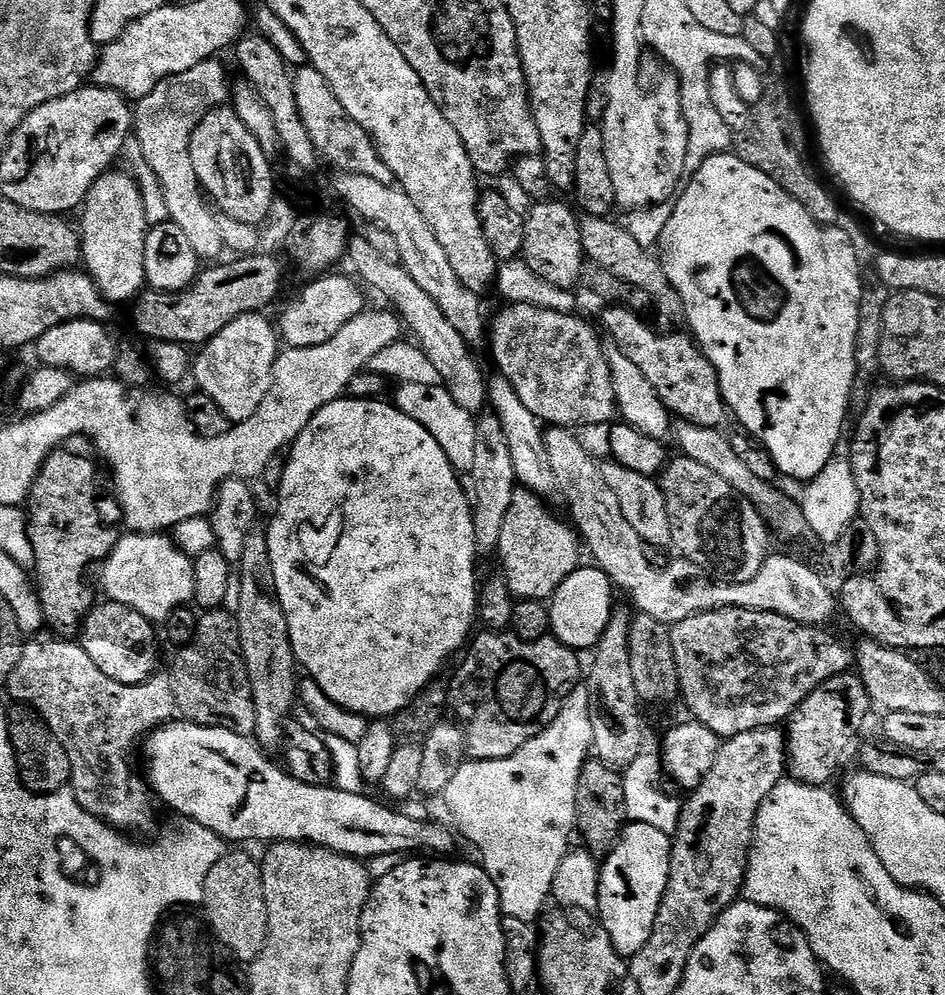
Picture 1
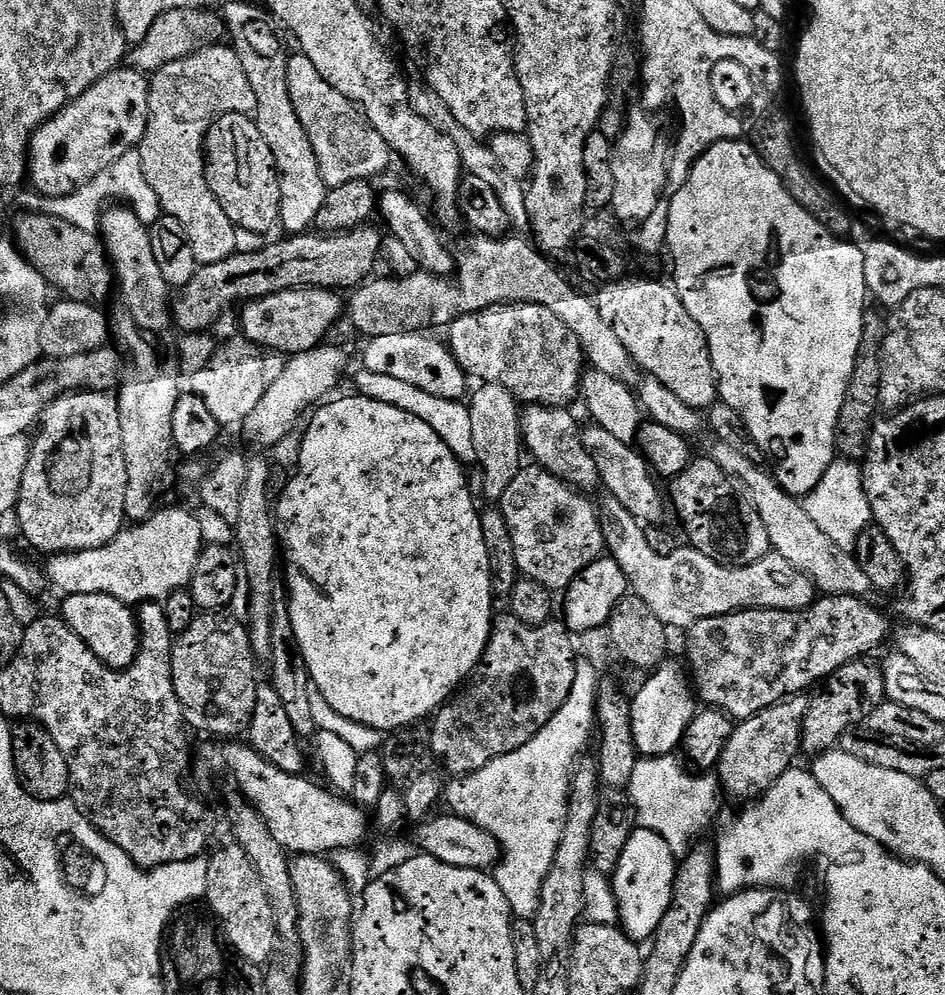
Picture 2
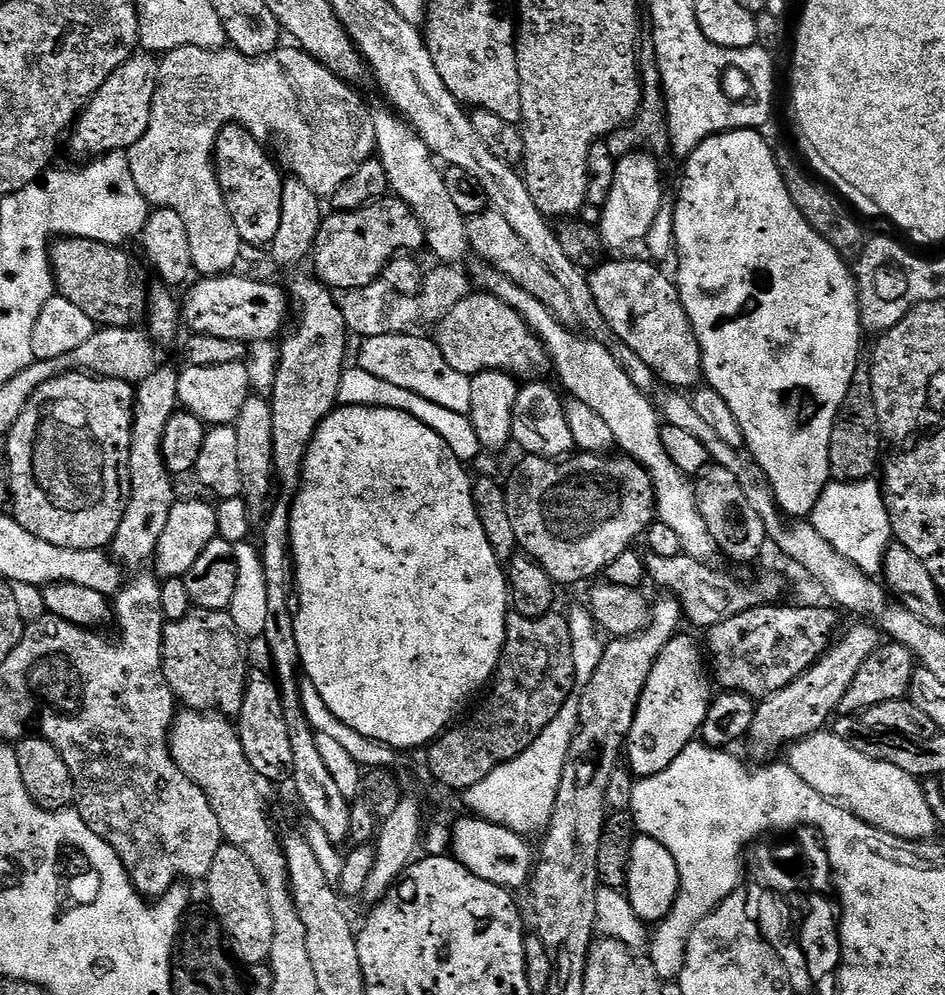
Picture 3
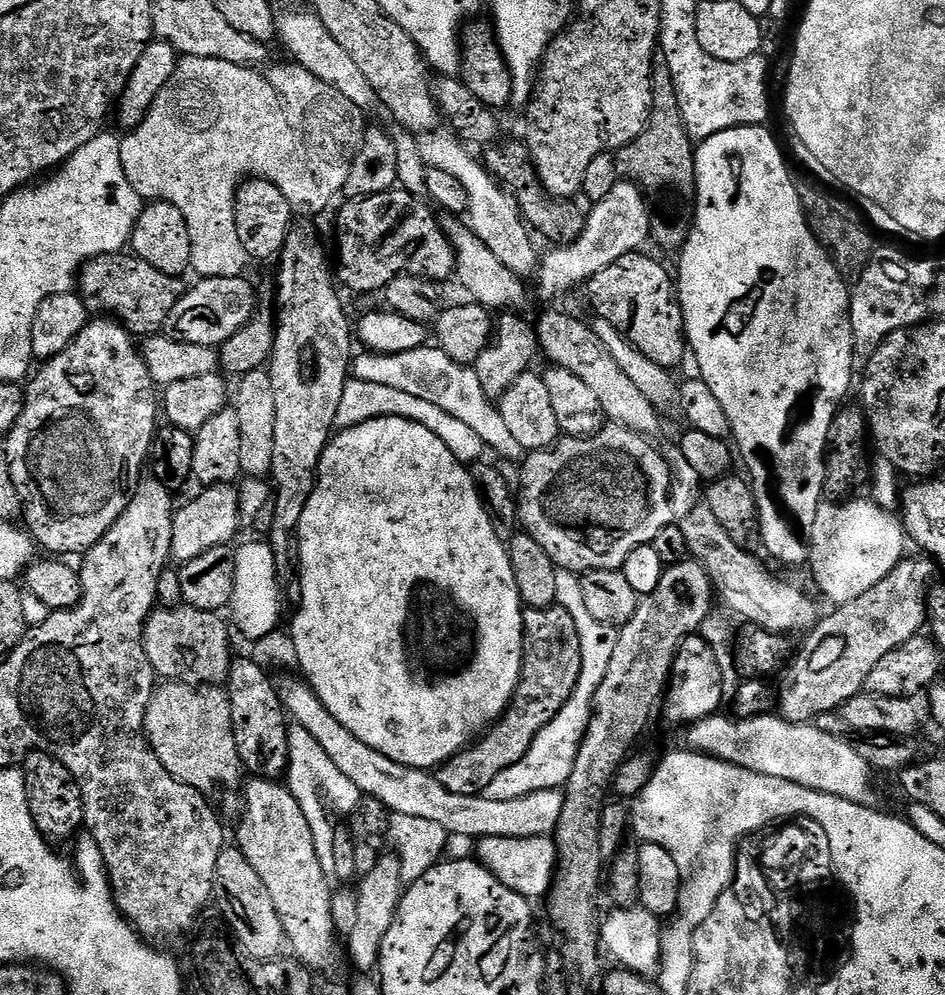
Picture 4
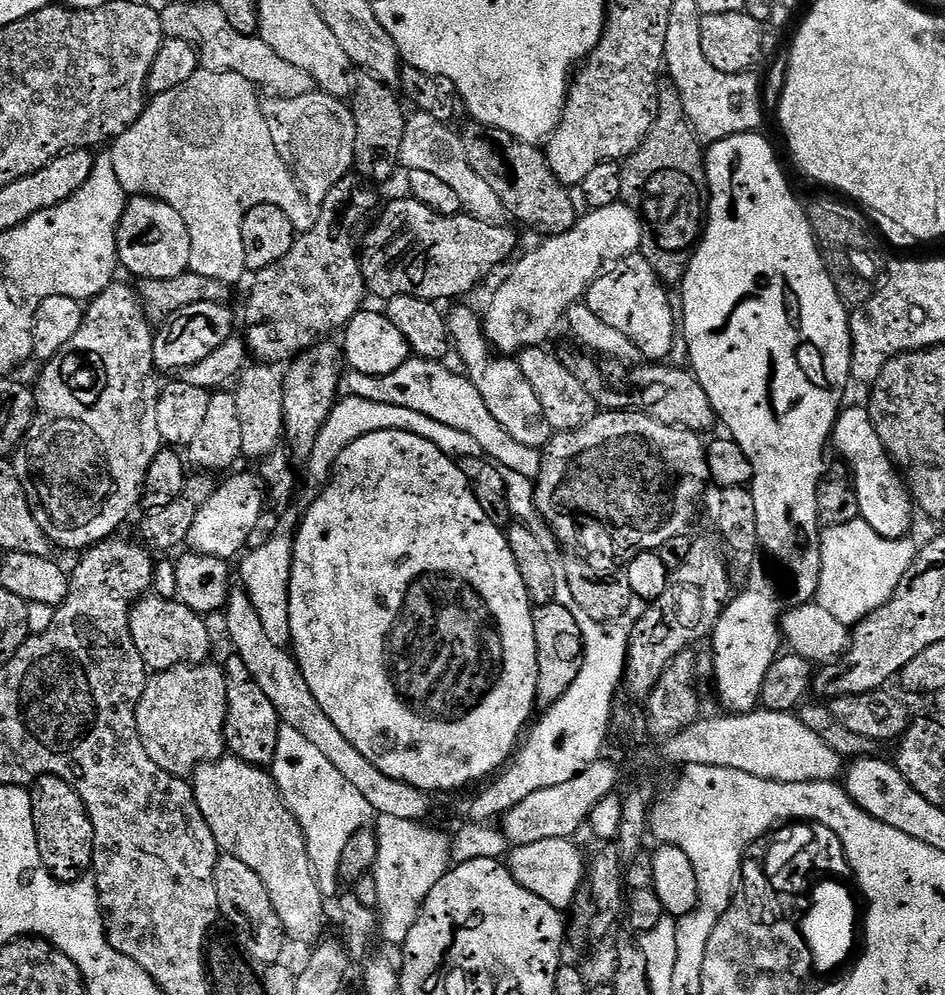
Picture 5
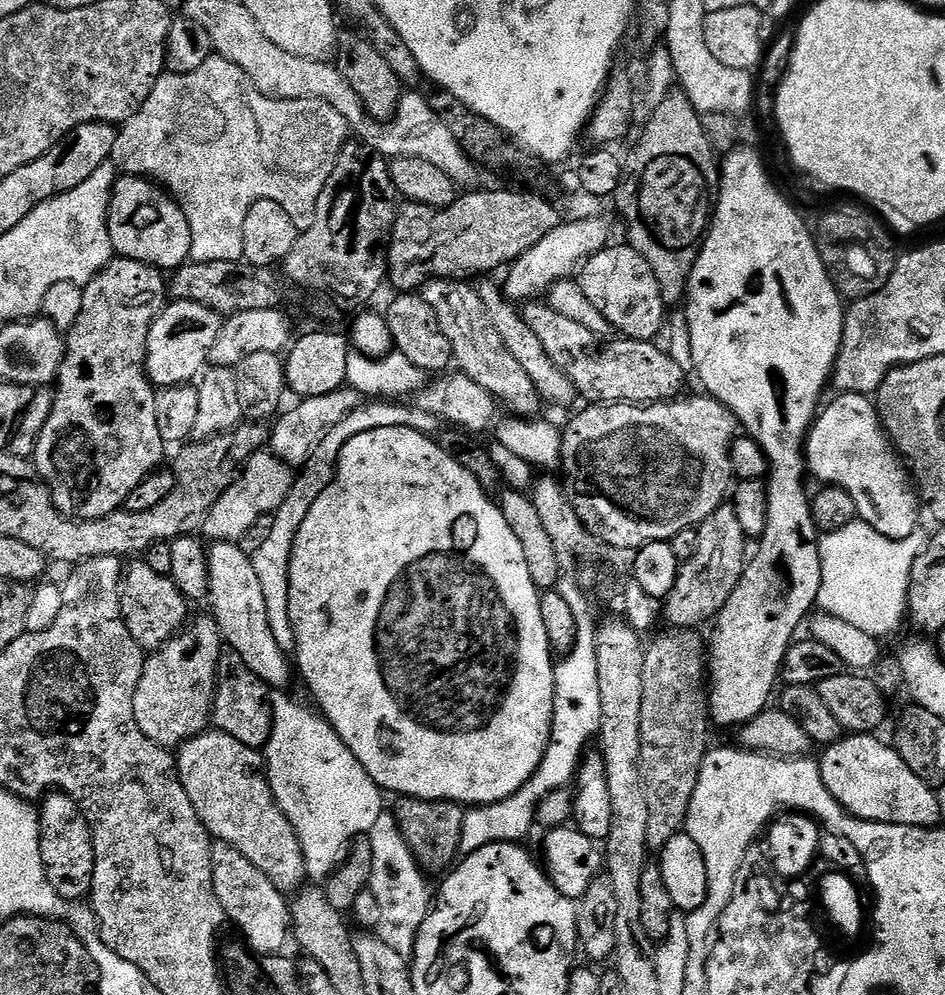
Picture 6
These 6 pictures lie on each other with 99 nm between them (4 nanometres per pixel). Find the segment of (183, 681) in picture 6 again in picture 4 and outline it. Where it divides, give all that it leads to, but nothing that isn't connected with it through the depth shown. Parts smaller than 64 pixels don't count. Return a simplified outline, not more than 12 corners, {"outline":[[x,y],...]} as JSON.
{"outline":[[161,683],[144,735],[175,780],[245,779],[223,687]]}

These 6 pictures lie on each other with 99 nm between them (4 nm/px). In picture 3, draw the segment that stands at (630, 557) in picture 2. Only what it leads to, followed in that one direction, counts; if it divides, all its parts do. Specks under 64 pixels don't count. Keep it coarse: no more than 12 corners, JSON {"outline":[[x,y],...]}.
{"outline":[[655,556],[646,576],[680,601],[701,630],[778,597],[785,581],[746,588],[709,563],[684,556],[667,580]]}

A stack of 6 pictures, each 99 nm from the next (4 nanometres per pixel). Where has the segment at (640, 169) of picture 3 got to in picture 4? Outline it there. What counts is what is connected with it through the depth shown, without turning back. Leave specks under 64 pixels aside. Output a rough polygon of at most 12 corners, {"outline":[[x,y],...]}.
{"outline":[[617,182],[575,242],[538,264],[542,299],[649,243],[644,193]]}

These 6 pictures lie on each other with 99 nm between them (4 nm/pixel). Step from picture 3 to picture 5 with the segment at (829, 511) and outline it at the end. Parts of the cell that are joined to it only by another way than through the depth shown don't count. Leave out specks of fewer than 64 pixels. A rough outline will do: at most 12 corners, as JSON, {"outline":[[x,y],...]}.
{"outline":[[864,518],[825,527],[818,602],[845,622],[885,604],[915,547]]}

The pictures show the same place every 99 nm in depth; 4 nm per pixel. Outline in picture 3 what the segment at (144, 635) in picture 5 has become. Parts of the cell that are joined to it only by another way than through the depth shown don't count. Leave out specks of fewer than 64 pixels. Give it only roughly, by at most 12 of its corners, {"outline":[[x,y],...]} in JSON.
{"outline":[[231,611],[164,625],[185,709],[239,717],[250,665]]}

